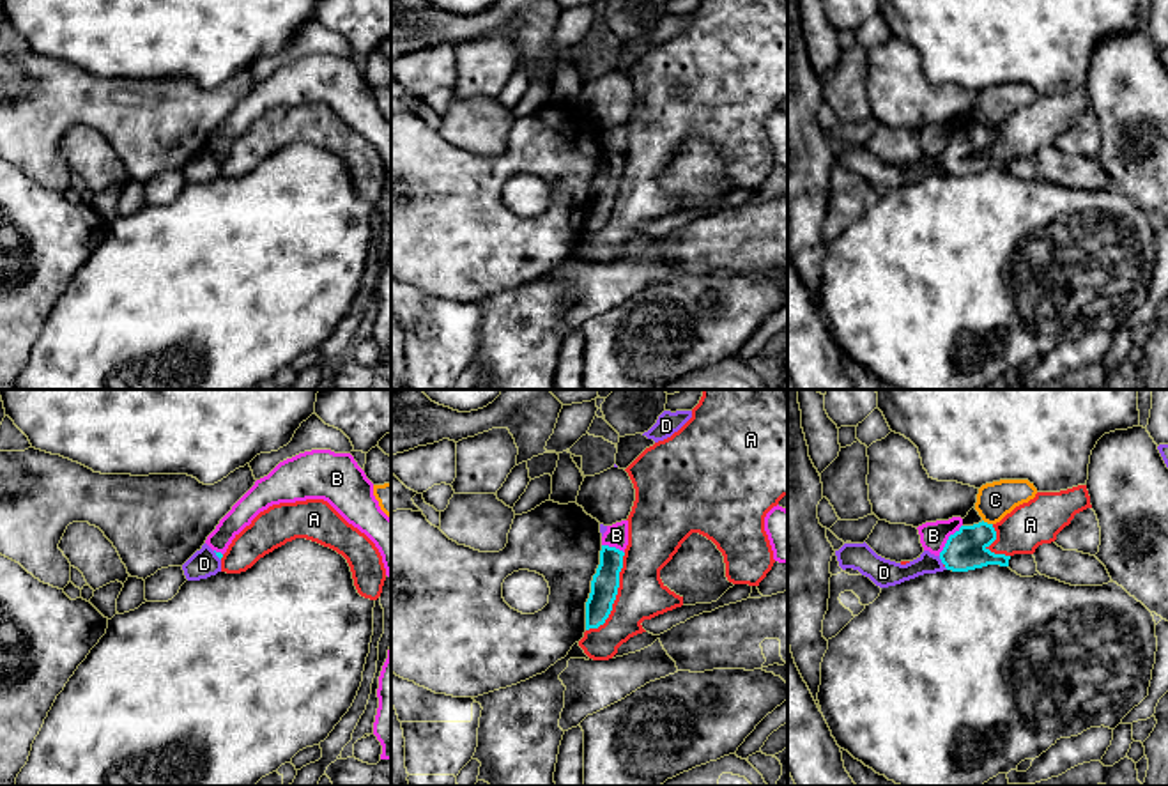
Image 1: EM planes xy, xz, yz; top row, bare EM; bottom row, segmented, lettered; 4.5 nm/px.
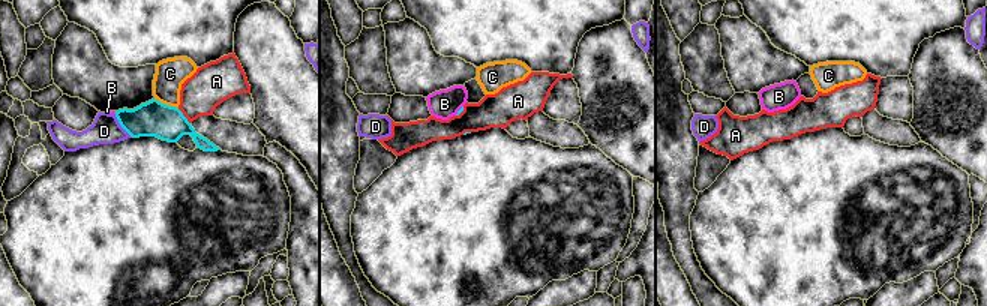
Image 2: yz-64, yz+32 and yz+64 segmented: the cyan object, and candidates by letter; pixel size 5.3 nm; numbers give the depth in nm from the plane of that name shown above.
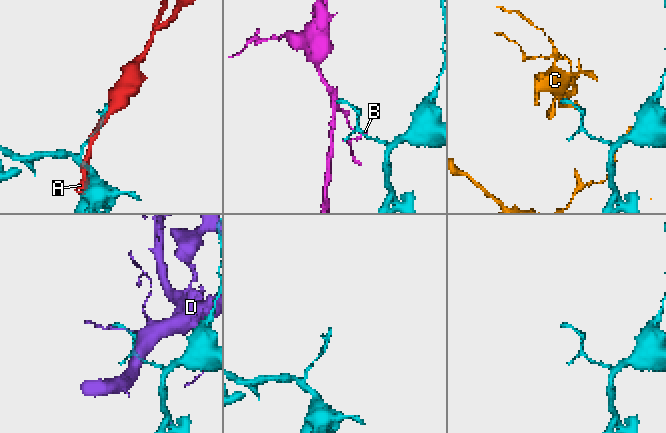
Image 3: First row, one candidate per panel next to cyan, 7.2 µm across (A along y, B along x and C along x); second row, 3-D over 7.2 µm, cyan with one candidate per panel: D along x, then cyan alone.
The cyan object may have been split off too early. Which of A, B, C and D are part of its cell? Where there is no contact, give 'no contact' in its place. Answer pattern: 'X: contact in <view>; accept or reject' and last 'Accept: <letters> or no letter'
A: contact in xz; reject
B: contact in yz; reject
C: contact in yz; reject
D: contact in yz; reject
Accept: no letter

